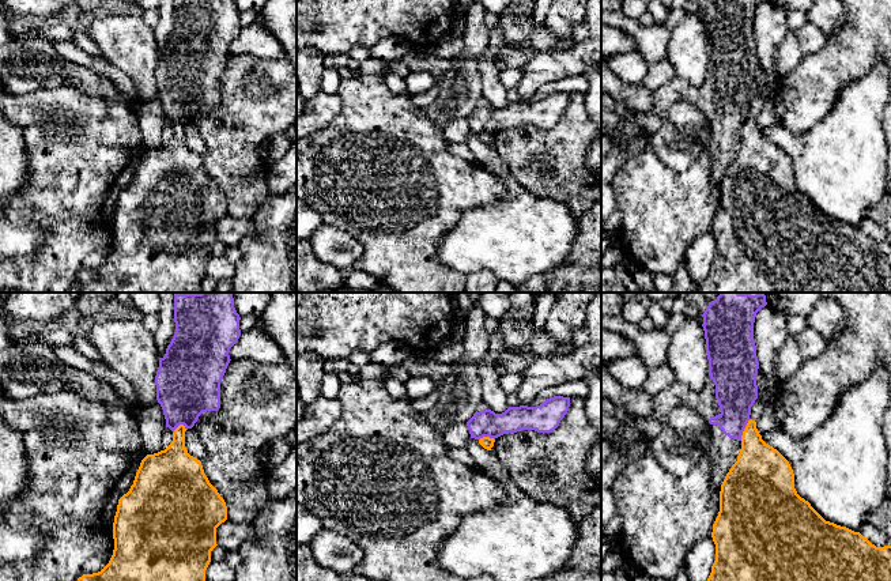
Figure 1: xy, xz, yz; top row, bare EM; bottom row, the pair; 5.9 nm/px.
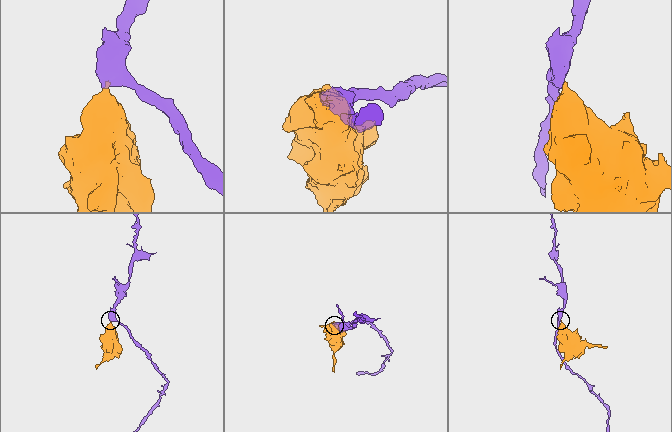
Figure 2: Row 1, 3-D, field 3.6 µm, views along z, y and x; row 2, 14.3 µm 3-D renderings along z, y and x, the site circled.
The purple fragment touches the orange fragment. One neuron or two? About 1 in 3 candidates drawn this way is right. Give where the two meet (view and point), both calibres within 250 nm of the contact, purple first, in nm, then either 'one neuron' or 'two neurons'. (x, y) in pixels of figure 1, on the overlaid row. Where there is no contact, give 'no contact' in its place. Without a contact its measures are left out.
yz (743, 430) | 260/280 nm | two neurons

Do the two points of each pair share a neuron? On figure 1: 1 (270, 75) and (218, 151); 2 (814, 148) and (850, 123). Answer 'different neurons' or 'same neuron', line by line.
1: same neuron
2: same neuron

